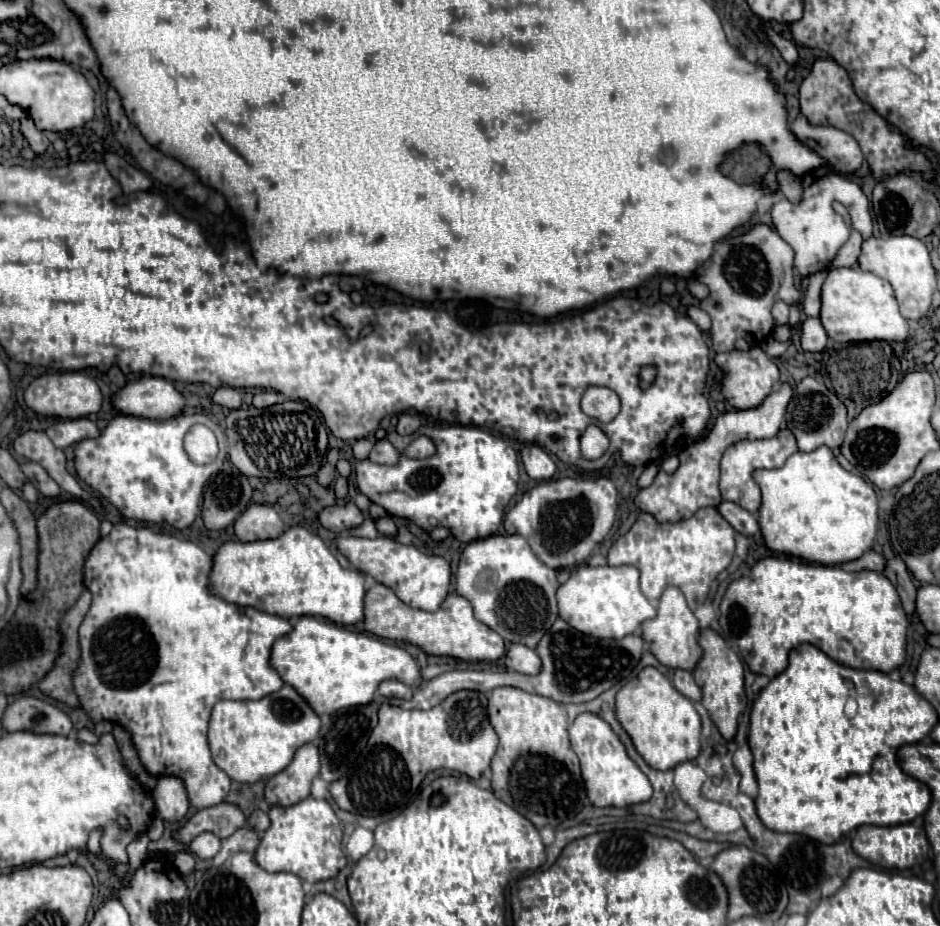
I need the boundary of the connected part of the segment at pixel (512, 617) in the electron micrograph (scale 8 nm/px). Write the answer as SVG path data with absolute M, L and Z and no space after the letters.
M490 536L470 542L458 562L456 592L474 606L474 616L504 640L536 646L558 618L556 572L542 566L528 542L518 536Z

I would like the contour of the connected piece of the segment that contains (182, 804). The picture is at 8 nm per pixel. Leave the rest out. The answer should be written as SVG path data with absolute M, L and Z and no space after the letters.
M162 776L158 780L154 788L154 802L156 802L158 818L166 822L182 820L190 806L184 782L176 776Z

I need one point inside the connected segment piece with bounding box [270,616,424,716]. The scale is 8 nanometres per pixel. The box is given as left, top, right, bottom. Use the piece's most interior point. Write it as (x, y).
(333, 668)

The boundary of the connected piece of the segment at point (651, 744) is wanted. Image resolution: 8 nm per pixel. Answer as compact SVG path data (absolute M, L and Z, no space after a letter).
M652 666L644 668L616 694L616 718L630 734L640 756L656 770L672 770L686 760L694 760L700 752L702 724L694 704Z

